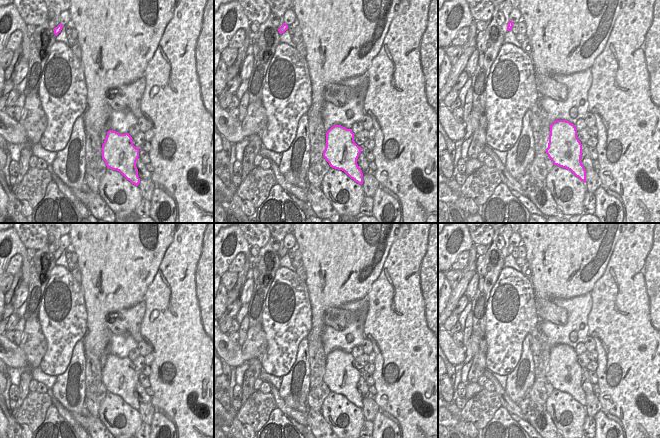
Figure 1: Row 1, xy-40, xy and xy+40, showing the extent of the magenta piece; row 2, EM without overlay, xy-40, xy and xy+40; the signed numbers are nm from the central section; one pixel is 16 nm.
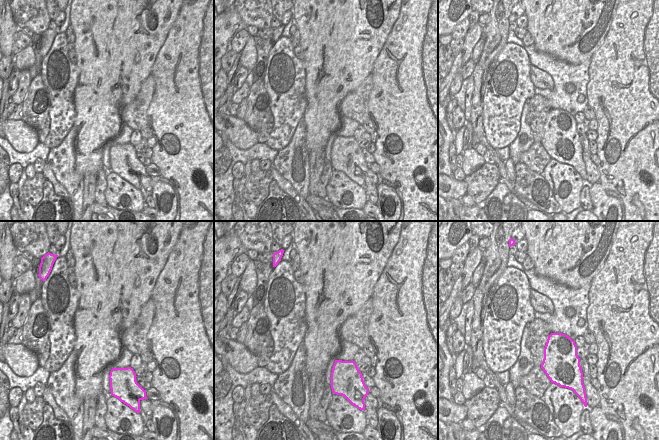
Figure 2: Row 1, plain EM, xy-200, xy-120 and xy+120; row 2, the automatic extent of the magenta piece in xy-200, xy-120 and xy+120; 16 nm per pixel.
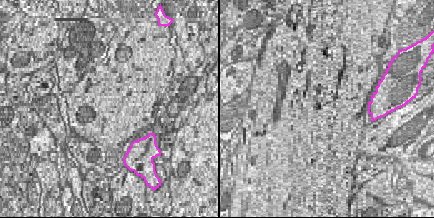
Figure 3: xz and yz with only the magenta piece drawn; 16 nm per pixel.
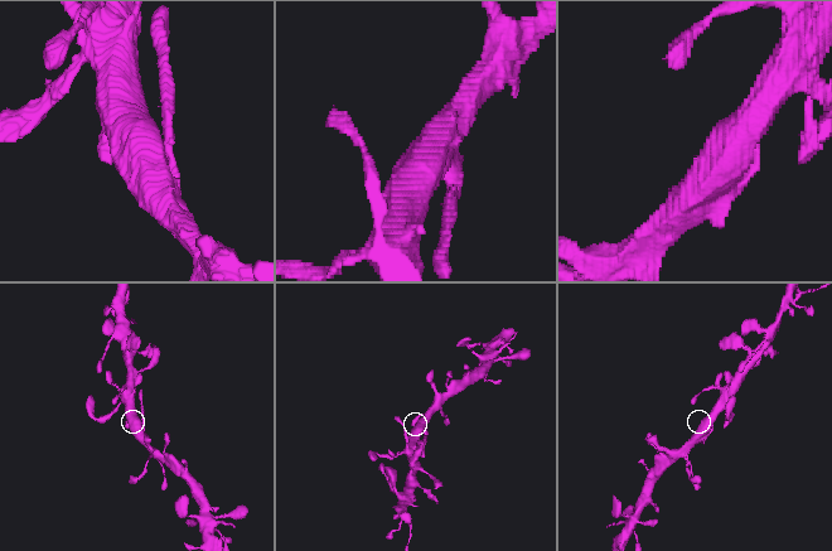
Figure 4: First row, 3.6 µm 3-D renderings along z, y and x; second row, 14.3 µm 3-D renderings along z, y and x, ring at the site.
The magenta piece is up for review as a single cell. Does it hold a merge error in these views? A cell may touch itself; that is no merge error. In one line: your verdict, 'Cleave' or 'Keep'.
Cleave.

